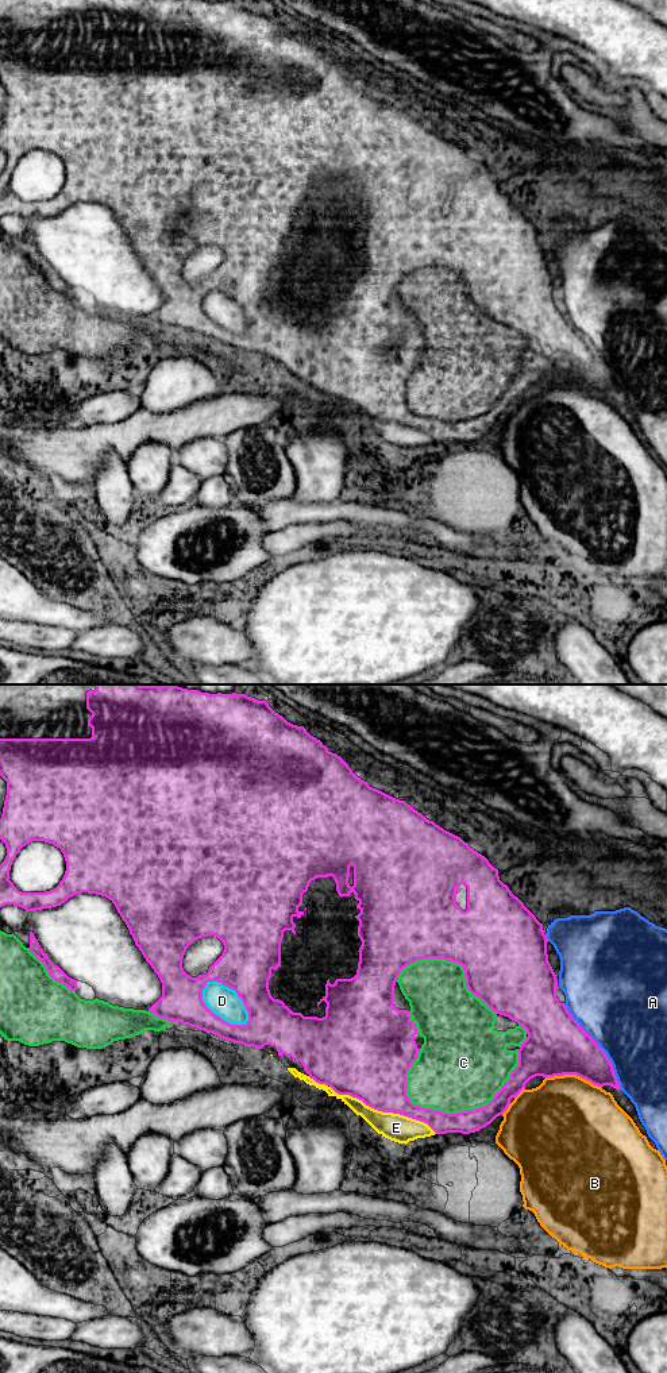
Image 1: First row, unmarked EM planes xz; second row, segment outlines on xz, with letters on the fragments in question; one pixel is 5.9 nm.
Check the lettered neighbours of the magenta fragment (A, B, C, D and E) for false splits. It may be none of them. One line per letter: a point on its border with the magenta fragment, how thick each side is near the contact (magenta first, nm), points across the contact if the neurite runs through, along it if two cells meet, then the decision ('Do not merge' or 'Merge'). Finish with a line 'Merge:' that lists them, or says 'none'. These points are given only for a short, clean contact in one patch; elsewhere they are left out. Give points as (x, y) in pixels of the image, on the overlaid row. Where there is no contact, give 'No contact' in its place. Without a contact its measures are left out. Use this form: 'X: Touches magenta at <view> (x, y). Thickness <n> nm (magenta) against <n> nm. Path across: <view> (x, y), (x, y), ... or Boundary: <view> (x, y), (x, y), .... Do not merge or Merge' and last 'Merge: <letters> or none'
A: Touches magenta at xz (598, 1046). Thickness 360 nm (magenta) against 480 nm. Do not merge
B: Touches magenta at xz (574, 1073). Thickness 360 nm (magenta) against 460 nm. Do not merge
C: Touches magenta at xz (471, 1110). Thickness 140 nm (magenta) against 480 nm. Do not merge
D: Touches magenta at xz (236, 992). Thickness 320 nm (magenta) against 180 nm. Do not merge
E: Touches magenta at xz (384, 1111). Thickness 380 nm (magenta) against 160 nm. Do not merge
Merge: none

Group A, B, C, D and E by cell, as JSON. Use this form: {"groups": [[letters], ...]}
{"groups": [["A"], ["B"], ["C"], ["D", "E"]]}

